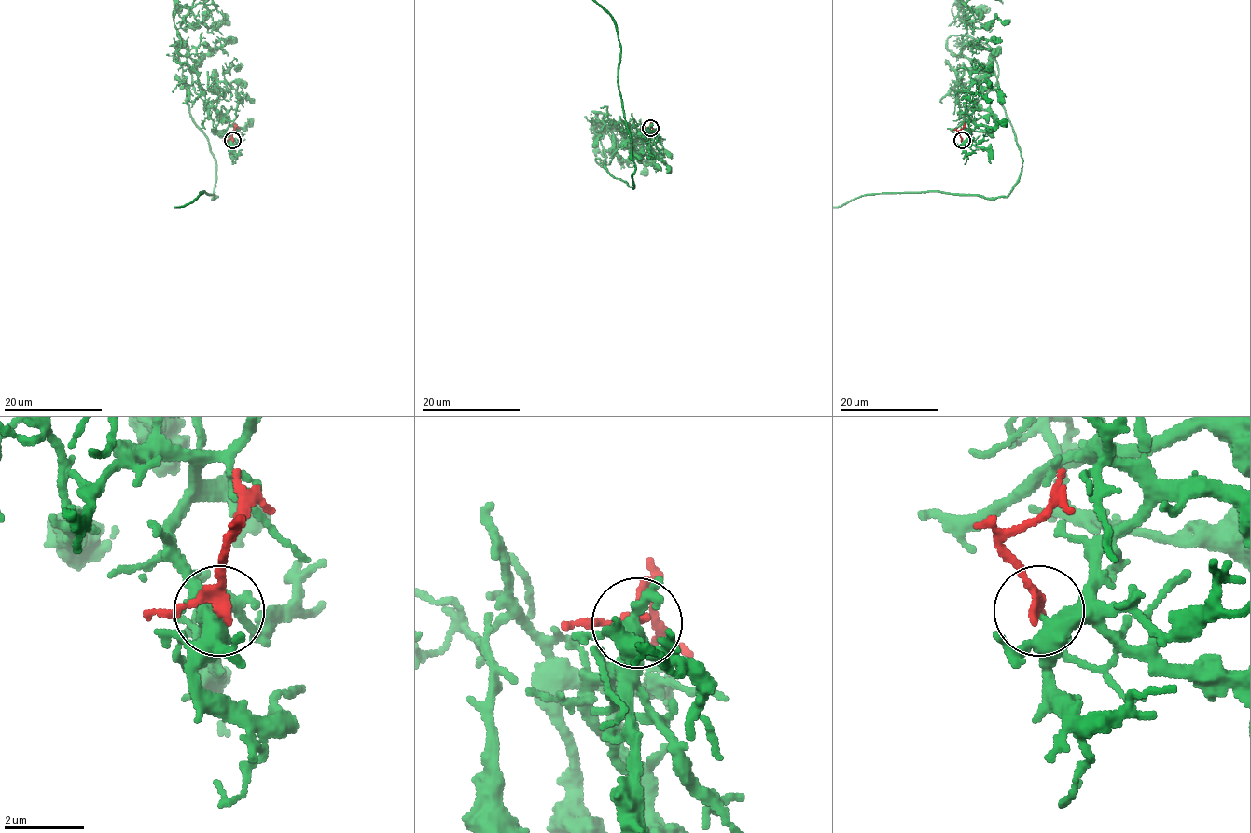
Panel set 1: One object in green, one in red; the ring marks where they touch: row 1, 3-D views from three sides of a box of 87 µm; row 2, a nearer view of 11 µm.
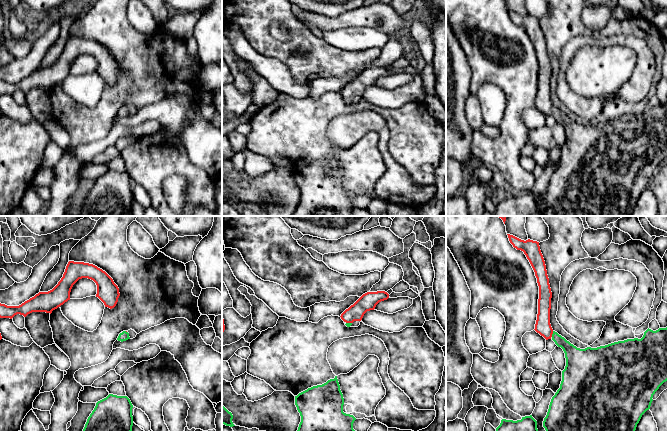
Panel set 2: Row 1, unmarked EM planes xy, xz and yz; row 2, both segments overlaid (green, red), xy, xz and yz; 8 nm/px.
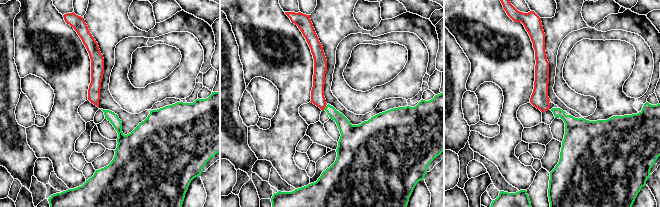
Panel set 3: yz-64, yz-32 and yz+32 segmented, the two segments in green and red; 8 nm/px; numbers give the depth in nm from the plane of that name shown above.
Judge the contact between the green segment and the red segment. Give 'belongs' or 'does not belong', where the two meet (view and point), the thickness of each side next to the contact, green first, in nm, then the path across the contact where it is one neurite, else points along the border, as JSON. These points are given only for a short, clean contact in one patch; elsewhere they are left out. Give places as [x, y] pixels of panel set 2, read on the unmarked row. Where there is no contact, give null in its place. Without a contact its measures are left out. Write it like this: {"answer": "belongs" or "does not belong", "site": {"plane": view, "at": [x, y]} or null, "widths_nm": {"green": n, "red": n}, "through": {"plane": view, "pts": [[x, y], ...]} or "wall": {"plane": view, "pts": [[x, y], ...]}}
{"answer": "belongs", "site": {"plane": "yz", "at": [552, 110]}, "widths_nm": {"green": 150, "red": 120}, "through": {"plane": "yz", "pts": [[574, 132], [552, 110], [543, 103]]}}

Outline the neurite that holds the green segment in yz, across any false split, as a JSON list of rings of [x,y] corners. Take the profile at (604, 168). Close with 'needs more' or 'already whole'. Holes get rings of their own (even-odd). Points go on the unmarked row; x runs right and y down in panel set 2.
[[[507,11],[513,23],[524,28],[537,54],[539,75],[534,106],[546,116],[552,115],[558,123],[563,125],[566,134],[560,164],[552,173],[543,197],[546,208],[539,213],[542,216],[631,216],[642,191],[650,185],[653,171],[667,157],[667,103],[656,107],[648,104],[641,115],[627,115],[597,124],[577,124],[551,103],[552,68],[539,18],[530,15],[524,17],[513,11]]]; needs more

